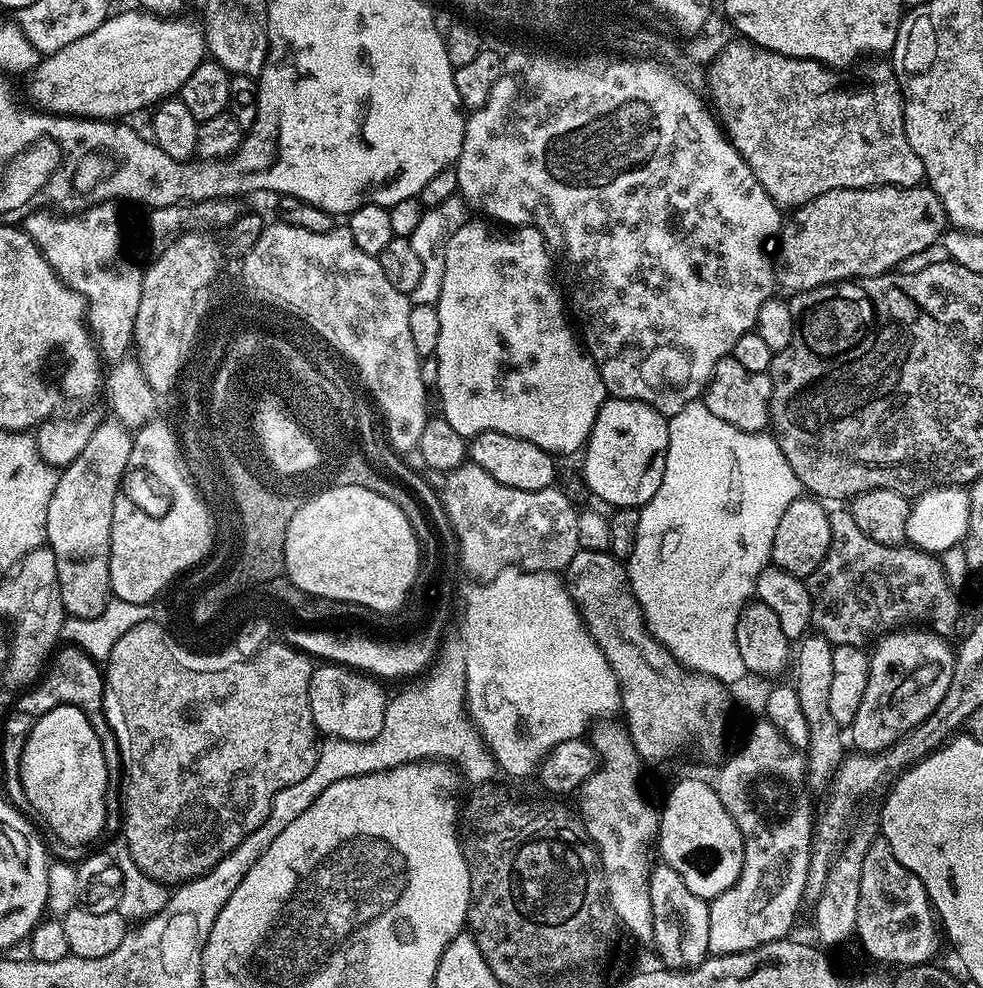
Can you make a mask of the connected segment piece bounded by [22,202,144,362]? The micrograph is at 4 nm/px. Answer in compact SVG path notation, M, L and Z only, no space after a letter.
M103 202L79 214L62 214L66 216L55 216L52 210L33 210L22 221L24 231L50 262L56 277L84 299L87 329L97 353L108 362L125 359L133 347L134 318L138 302L142 302L144 277L144 268L124 253L120 212L115 207L115 203Z

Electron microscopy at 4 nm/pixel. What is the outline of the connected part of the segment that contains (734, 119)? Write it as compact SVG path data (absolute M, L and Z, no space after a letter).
M735 38L712 60L708 68L708 92L712 95L711 107L722 125L724 135L738 150L738 154L750 166L754 178L770 194L772 201L784 210L801 208L806 202L826 194L830 190L843 188L878 188L881 184L893 184L896 188L915 188L924 180L922 158L910 150L910 142L906 142L906 126L904 125L904 98L900 94L900 83L896 81L896 72L891 63L880 58L872 58L869 64L857 63L851 70L837 70L835 67L821 63L818 60L807 60L804 57L787 56L774 50L768 50L751 40Z

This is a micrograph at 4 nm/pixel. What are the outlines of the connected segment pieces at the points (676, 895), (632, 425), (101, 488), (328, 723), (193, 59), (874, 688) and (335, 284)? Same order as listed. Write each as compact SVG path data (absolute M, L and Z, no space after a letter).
M660 862L653 867L650 886L652 903L652 939L656 952L661 956L663 967L669 970L697 968L707 960L708 939L710 938L709 901L698 898L686 890L686 882L669 866Z
M609 398L598 410L598 418L594 418L592 432L588 435L588 443L583 449L584 480L593 494L600 500L617 508L638 508L650 502L654 494L658 494L658 486L662 486L662 474L666 470L666 450L668 449L668 420L658 410L637 400L618 400Z
M102 422L90 434L90 442L57 475L54 494L46 510L46 544L52 549L58 570L58 586L62 594L62 606L69 617L98 618L106 610L112 587L110 586L110 526L114 514L114 498L120 493L120 483L130 462L133 433L122 424Z
M324 662L313 667L308 693L317 733L334 740L354 742L378 738L378 734L382 734L382 722L386 722L386 706L390 699L383 686L379 679L357 672L355 668L345 668L343 664Z
M147 10L120 12L109 15L107 20L90 34L62 46L62 50L47 53L40 63L32 69L28 92L37 109L53 116L74 116L85 120L110 120L128 118L131 112L151 109L165 98L179 93L182 82L198 70L206 58L203 31L192 24L186 24L182 18L161 18Z
M897 630L875 643L876 653L873 651L868 661L866 694L862 694L858 714L854 714L854 722L850 726L850 744L855 751L884 752L899 742L909 730L917 728L935 710L938 702L946 698L946 690L950 690L950 678L954 678L956 665L956 652L953 645L951 648L948 643L947 639L930 630Z
M280 226L276 240L254 245L243 256L242 264L248 267L248 280L252 280L260 292L268 292L272 300L280 300L280 304L300 308L300 312L304 312L304 316L308 316L320 332L360 364L368 384L376 389L380 403L384 404L379 415L386 425L389 443L401 454L408 454L411 448L413 451L419 445L422 430L430 419L428 392L424 389L424 372L420 369L420 352L416 349L416 336L412 333L414 305L408 294L396 290L386 278L379 259L354 246L354 234L350 234L347 226L333 226L329 232L322 234Z

